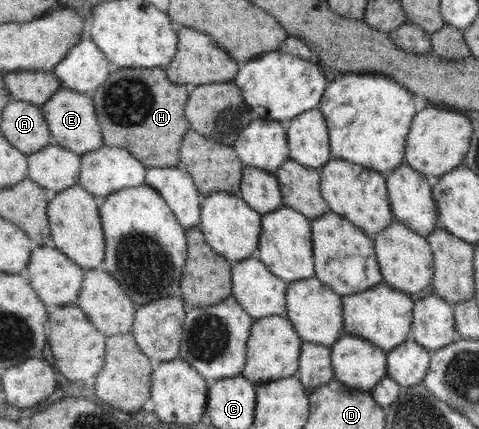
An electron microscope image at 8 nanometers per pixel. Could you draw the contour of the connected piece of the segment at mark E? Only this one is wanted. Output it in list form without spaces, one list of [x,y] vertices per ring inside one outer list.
[[[63,87],[53,94],[53,97],[42,106],[42,109],[49,123],[50,132],[54,136],[54,143],[66,147],[76,154],[89,153],[104,146],[105,139],[102,134],[101,121],[88,94],[84,96],[84,94],[74,92],[73,89]]]

